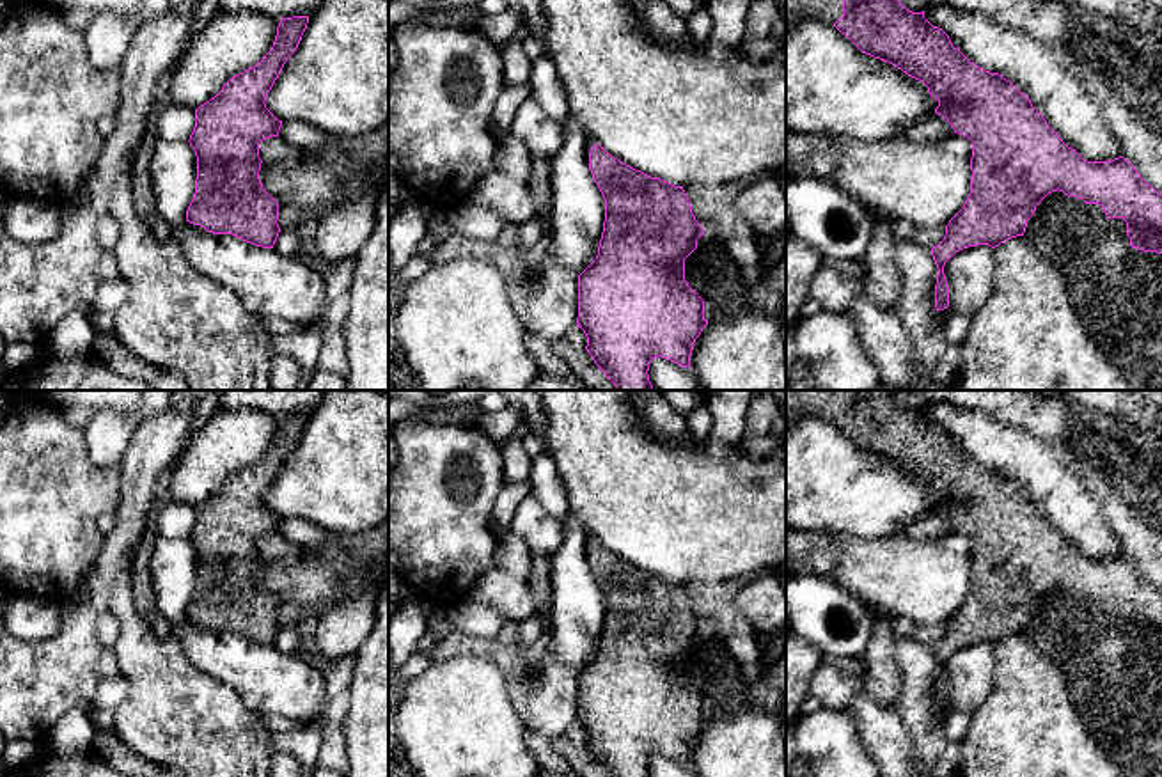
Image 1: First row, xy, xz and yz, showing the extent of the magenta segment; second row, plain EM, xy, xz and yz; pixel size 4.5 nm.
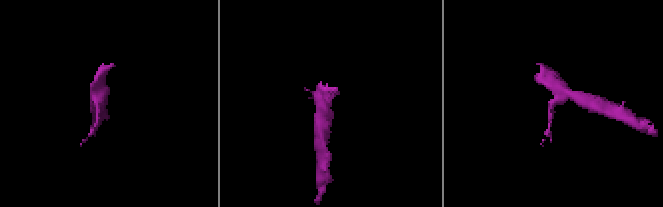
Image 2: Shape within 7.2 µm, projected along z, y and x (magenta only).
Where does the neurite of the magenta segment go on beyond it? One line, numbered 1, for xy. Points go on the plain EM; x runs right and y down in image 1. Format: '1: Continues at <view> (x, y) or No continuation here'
1: No continuation here

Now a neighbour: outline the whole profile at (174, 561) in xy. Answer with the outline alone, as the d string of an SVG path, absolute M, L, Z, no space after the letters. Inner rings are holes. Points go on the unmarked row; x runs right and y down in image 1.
M158 536L151 559L151 575L161 624L185 623L197 577L197 553L190 539Z

